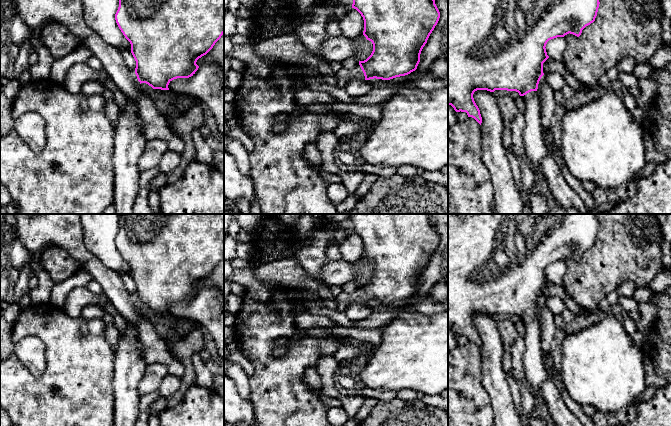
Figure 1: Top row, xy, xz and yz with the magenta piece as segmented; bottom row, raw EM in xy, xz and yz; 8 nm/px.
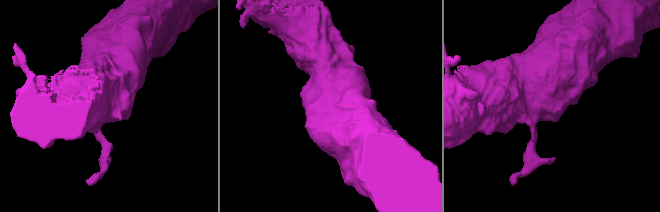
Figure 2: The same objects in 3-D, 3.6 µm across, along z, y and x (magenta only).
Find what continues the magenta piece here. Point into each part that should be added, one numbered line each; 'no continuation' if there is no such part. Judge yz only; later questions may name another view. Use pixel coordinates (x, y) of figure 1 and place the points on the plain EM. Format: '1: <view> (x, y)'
1: yz (533, 361)

